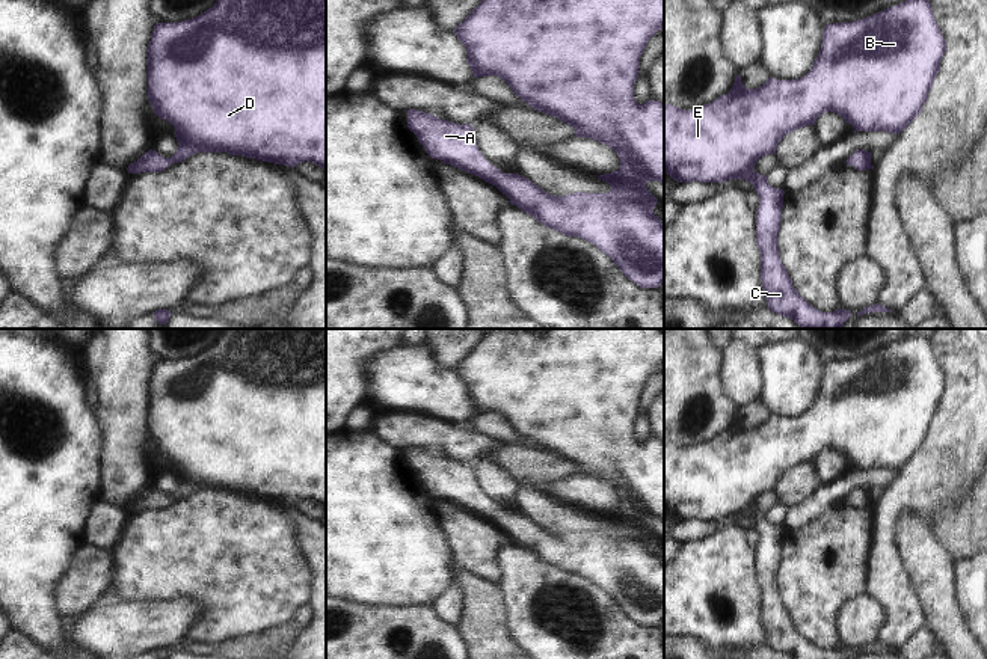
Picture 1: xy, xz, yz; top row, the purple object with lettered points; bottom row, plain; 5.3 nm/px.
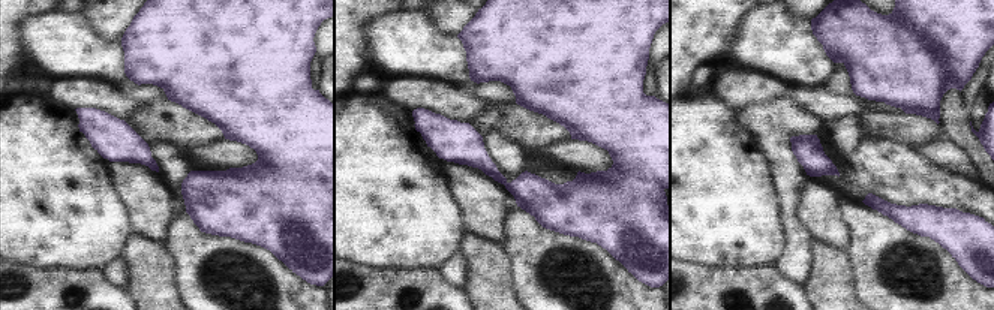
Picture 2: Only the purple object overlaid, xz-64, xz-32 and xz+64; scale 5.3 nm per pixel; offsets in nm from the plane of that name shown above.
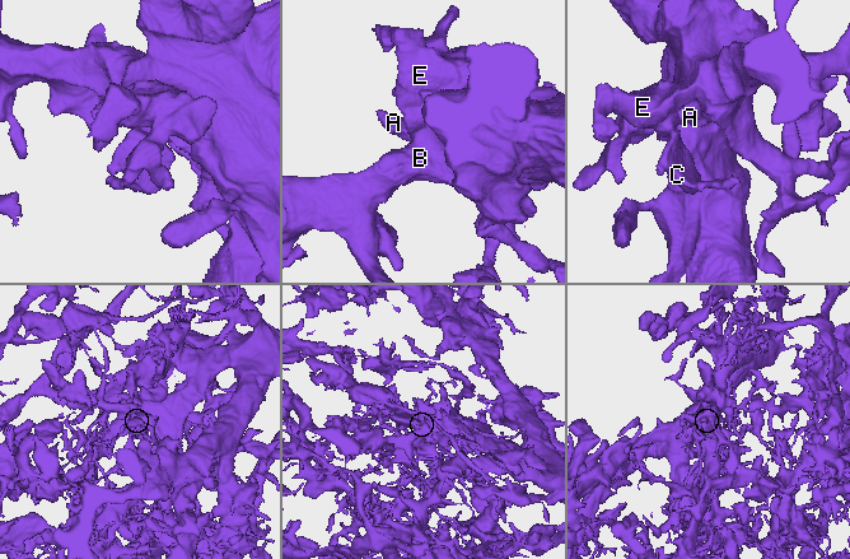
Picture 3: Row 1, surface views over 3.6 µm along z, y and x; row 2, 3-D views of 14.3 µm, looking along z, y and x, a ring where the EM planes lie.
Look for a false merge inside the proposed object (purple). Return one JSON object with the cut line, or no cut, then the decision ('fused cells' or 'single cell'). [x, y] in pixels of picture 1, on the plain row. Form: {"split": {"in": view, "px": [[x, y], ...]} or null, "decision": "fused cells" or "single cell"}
{"split": null, "decision": "single cell"}

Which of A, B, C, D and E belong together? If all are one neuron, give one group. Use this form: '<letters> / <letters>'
A B C D E

